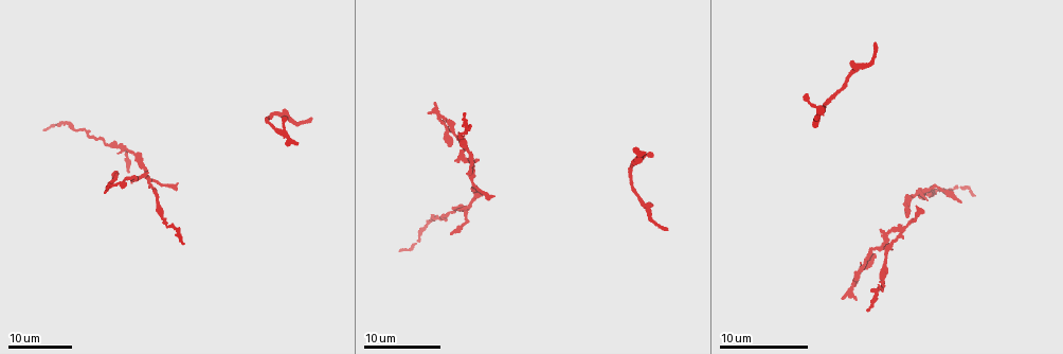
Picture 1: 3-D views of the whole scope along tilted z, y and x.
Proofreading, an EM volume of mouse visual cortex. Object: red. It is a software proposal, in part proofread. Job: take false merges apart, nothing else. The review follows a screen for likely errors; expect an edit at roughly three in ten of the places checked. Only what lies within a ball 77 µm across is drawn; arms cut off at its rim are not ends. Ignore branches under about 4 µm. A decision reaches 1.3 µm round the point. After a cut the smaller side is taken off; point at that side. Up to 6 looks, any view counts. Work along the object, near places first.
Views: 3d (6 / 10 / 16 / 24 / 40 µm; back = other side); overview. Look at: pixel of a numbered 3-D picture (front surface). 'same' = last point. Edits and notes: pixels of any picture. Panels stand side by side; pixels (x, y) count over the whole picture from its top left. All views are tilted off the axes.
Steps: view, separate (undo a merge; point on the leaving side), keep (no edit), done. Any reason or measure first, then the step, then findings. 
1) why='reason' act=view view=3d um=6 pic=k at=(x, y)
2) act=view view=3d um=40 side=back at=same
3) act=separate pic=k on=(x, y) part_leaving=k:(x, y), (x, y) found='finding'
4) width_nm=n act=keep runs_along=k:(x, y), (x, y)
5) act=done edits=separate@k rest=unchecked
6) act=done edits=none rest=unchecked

why='four arms meet' act=view view=3d um=24 pic=1 at=(901, 224)

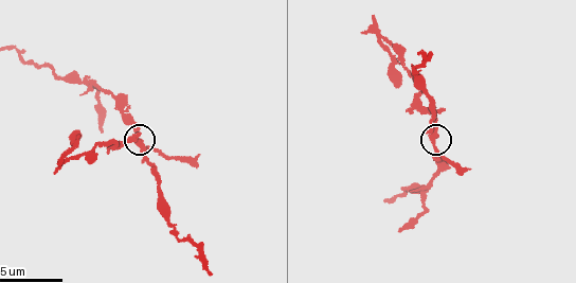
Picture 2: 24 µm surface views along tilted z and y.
act=view view=3d um=10 pic=2 at=(437, 139)

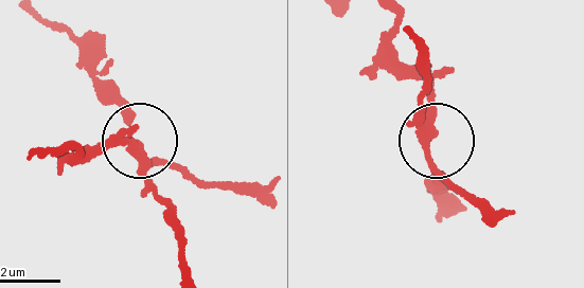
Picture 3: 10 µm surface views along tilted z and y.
side_arm_um=15 act=separate pic=3 on=(124, 141) found='two neurons meet here'

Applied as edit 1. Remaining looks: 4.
act=view view=overview

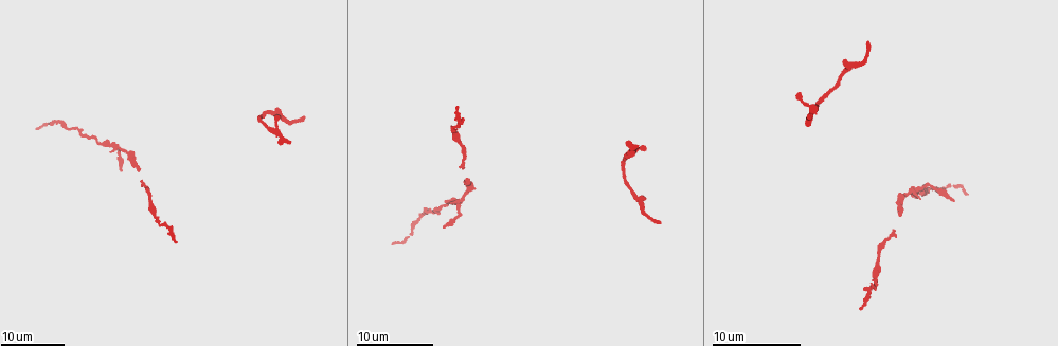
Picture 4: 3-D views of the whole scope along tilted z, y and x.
why='arms part here' act=view view=3d um=24 pic=4 at=(915, 188)

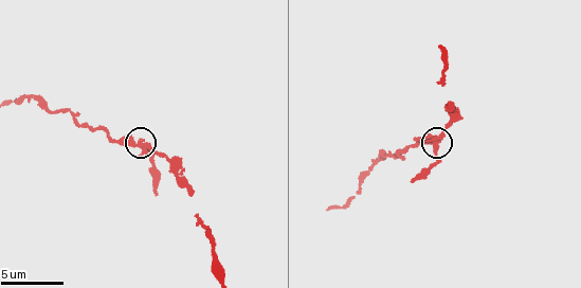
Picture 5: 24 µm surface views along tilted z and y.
act=view view=3d um=10 pic=5 at=(438, 141)

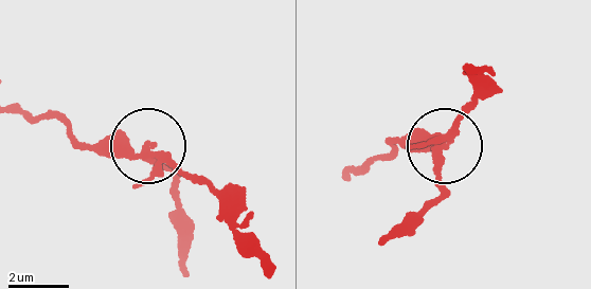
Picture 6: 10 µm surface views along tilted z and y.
act=separate pic=6 on=(434, 183) part_leaving=6:(144, 154), (176, 178), (190, 231), (185, 272) found='two neurons meet here'

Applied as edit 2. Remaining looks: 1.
act=done edits=separate@3,separate@6 rest=unchecked

